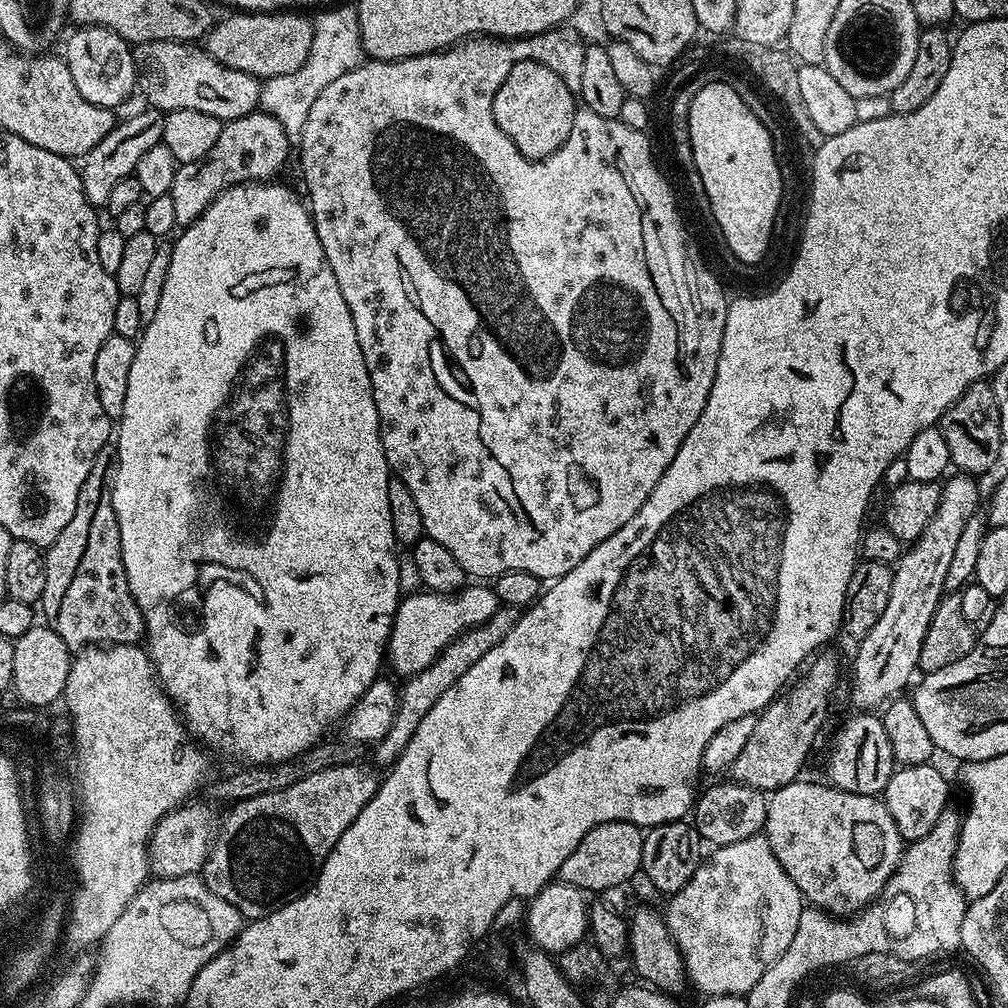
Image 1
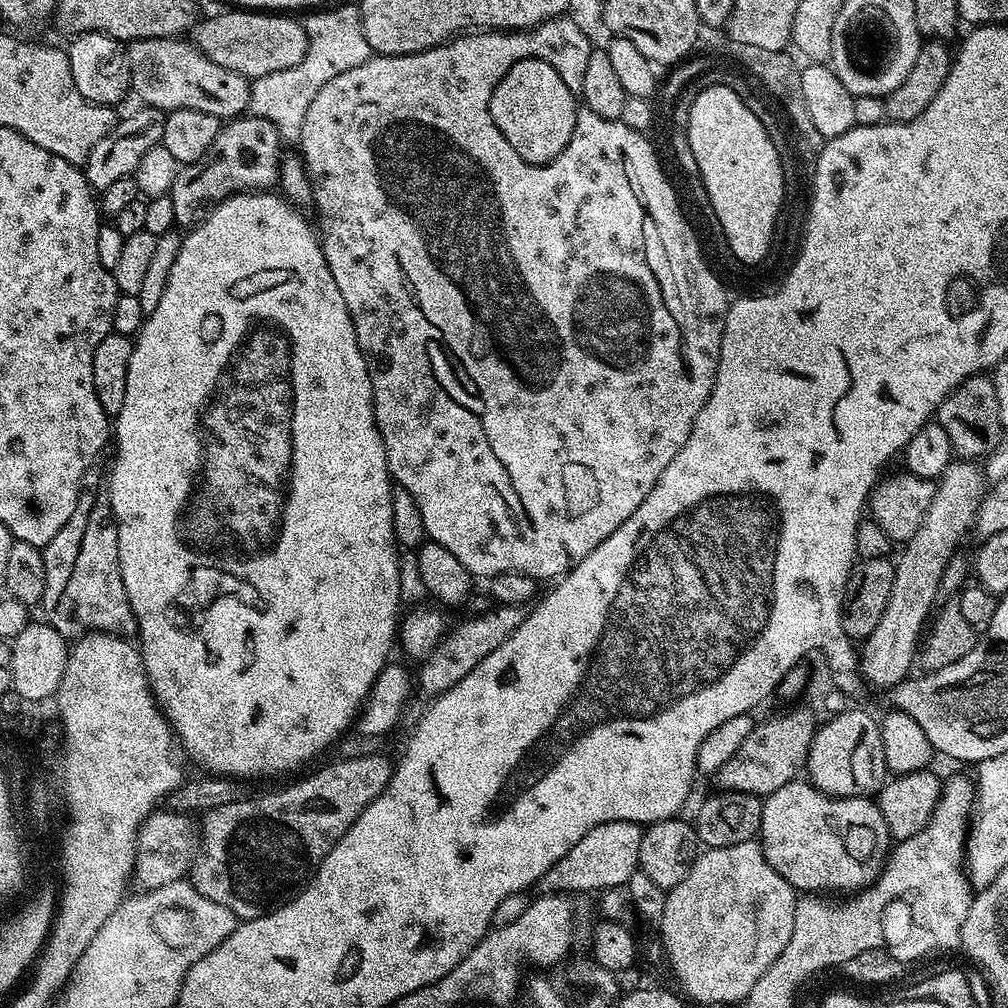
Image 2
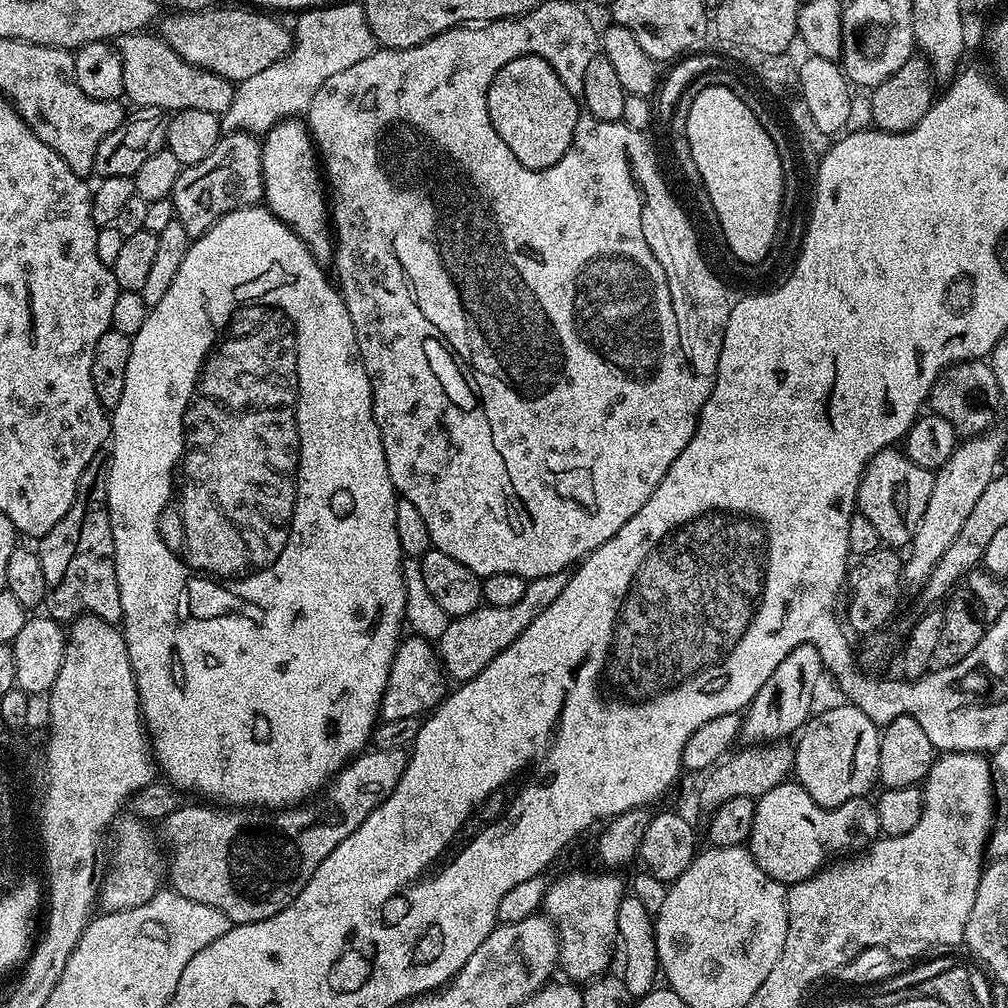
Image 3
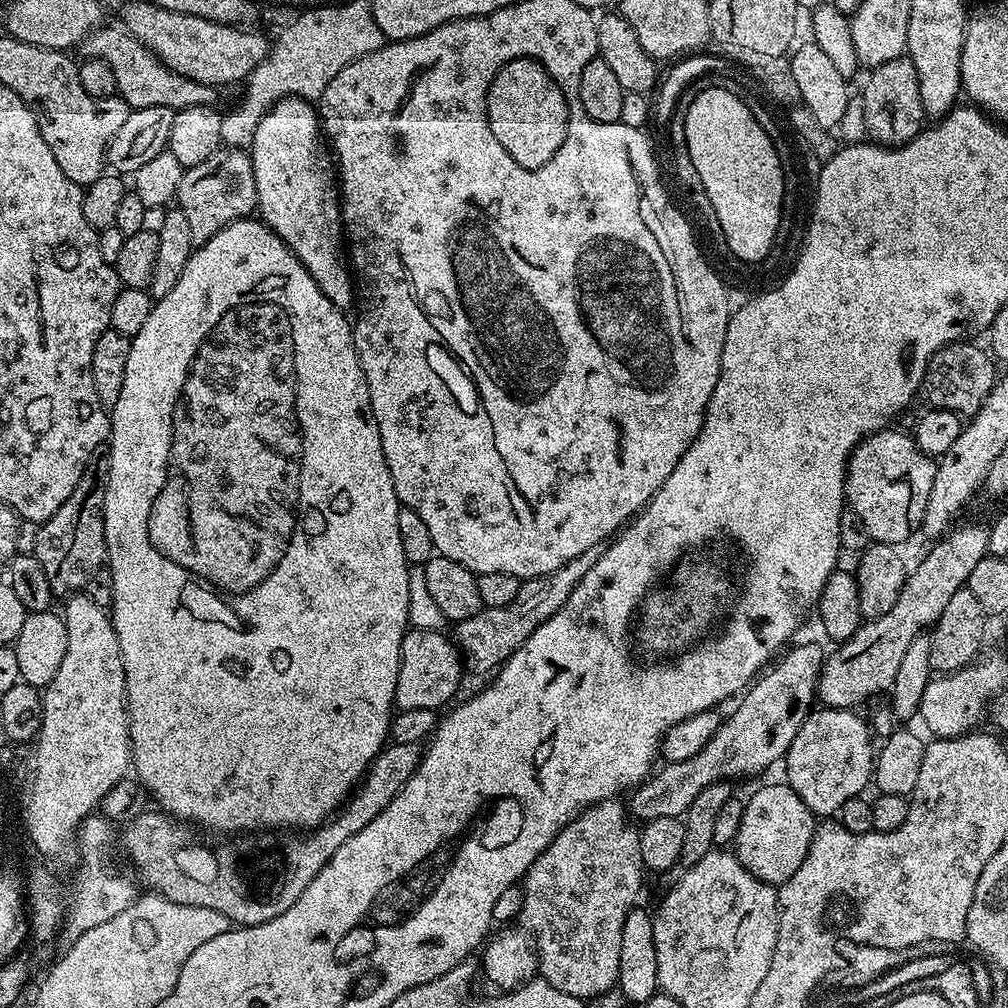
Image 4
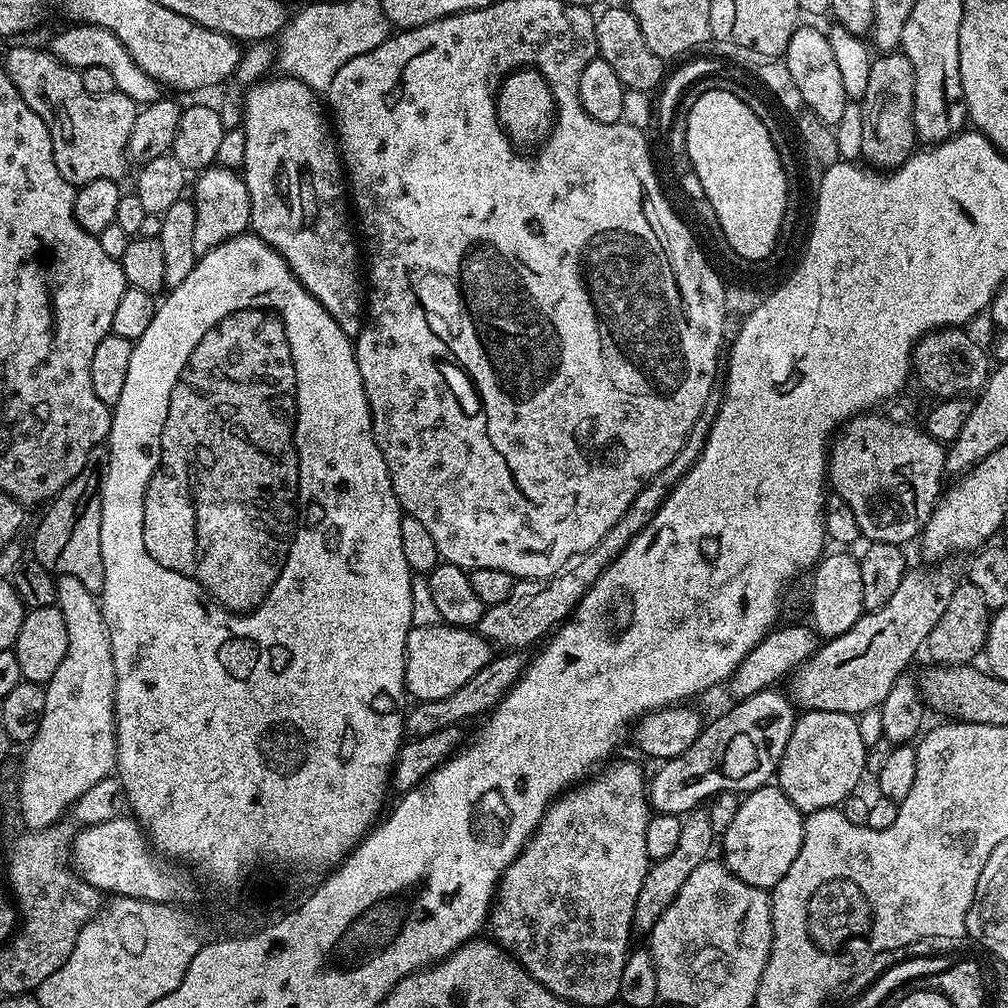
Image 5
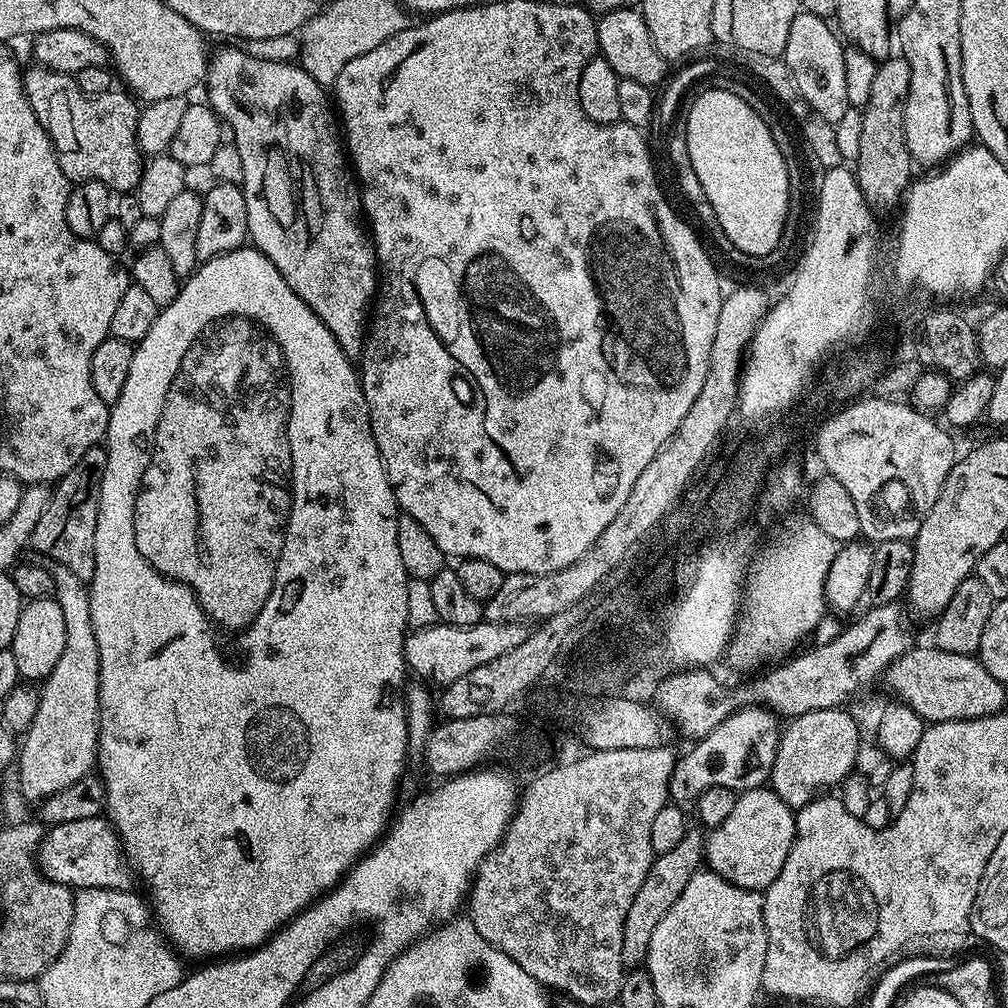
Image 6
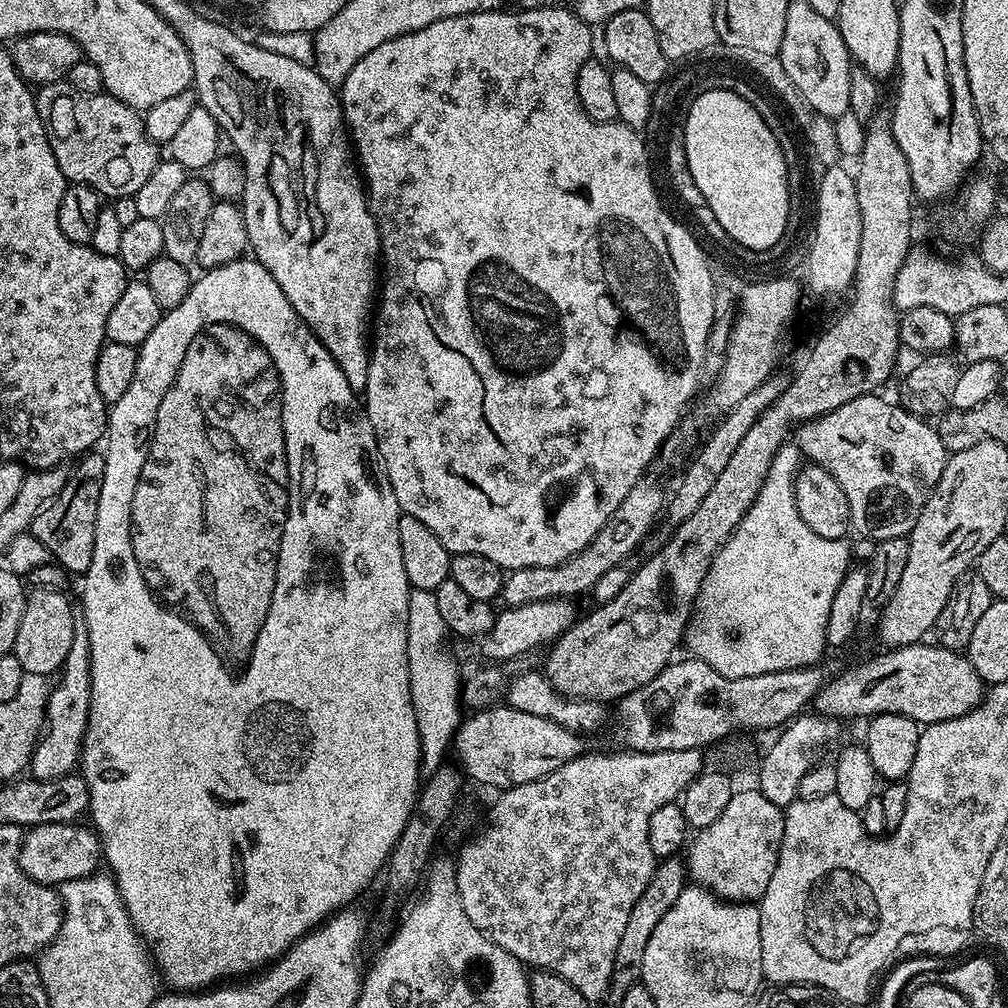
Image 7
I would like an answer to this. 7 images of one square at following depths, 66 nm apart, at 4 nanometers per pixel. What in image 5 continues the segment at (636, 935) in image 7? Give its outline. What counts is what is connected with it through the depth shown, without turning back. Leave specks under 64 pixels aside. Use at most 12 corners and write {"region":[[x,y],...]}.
{"region":[[707,807],[683,813],[676,848],[651,861],[633,929],[651,933],[713,855]]}

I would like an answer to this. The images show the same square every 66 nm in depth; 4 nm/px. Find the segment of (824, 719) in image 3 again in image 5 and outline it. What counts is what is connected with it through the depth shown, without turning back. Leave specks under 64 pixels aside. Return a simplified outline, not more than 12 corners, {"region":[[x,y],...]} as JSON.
{"region":[[797,715],[774,780],[802,814],[843,805],[868,760],[857,717]]}

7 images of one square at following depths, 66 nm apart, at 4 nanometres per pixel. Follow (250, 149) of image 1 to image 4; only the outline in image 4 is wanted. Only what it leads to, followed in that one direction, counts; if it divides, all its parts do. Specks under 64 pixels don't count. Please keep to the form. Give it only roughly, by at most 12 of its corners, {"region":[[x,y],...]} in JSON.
{"region":[[221,146],[176,192],[193,245],[257,211],[252,157]]}

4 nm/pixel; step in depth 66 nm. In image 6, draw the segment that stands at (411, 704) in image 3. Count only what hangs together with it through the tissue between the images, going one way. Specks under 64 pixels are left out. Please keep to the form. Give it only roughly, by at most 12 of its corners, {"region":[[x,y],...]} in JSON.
{"region":[[437,622],[407,633],[404,663],[447,686],[517,649],[520,622]]}

